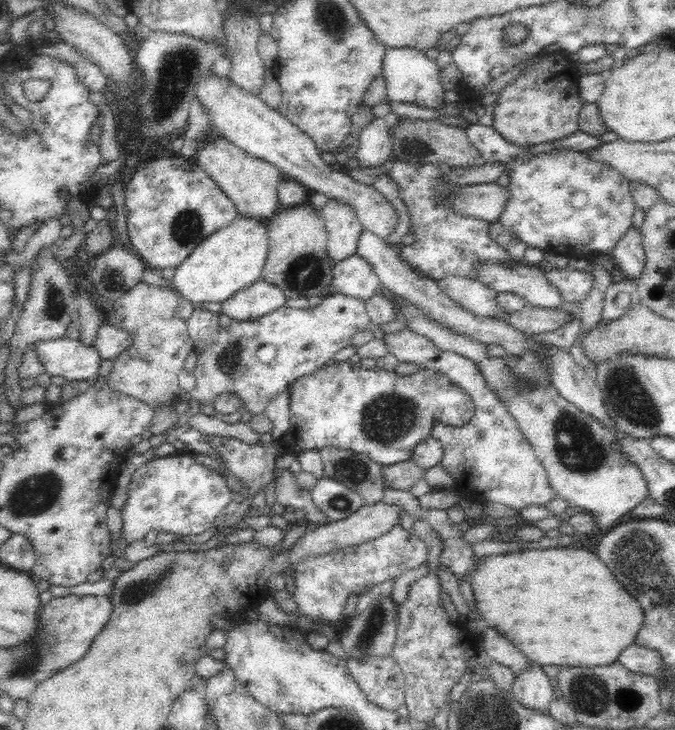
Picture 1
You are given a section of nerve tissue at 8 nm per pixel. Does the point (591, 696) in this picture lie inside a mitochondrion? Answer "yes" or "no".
yes

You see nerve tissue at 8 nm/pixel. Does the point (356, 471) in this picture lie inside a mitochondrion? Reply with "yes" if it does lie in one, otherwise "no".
yes

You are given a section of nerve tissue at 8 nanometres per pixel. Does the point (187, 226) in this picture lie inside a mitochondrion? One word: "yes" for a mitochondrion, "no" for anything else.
yes

